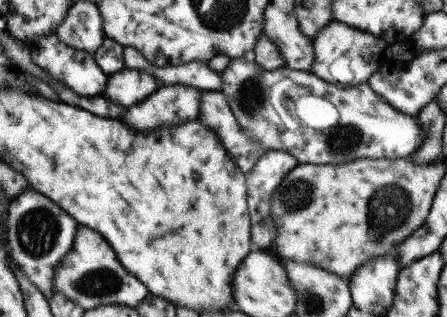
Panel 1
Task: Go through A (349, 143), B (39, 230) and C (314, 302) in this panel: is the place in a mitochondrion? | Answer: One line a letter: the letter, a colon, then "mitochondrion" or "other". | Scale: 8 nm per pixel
A: mitochondrion
B: mitochondrion
C: mitochondrion

